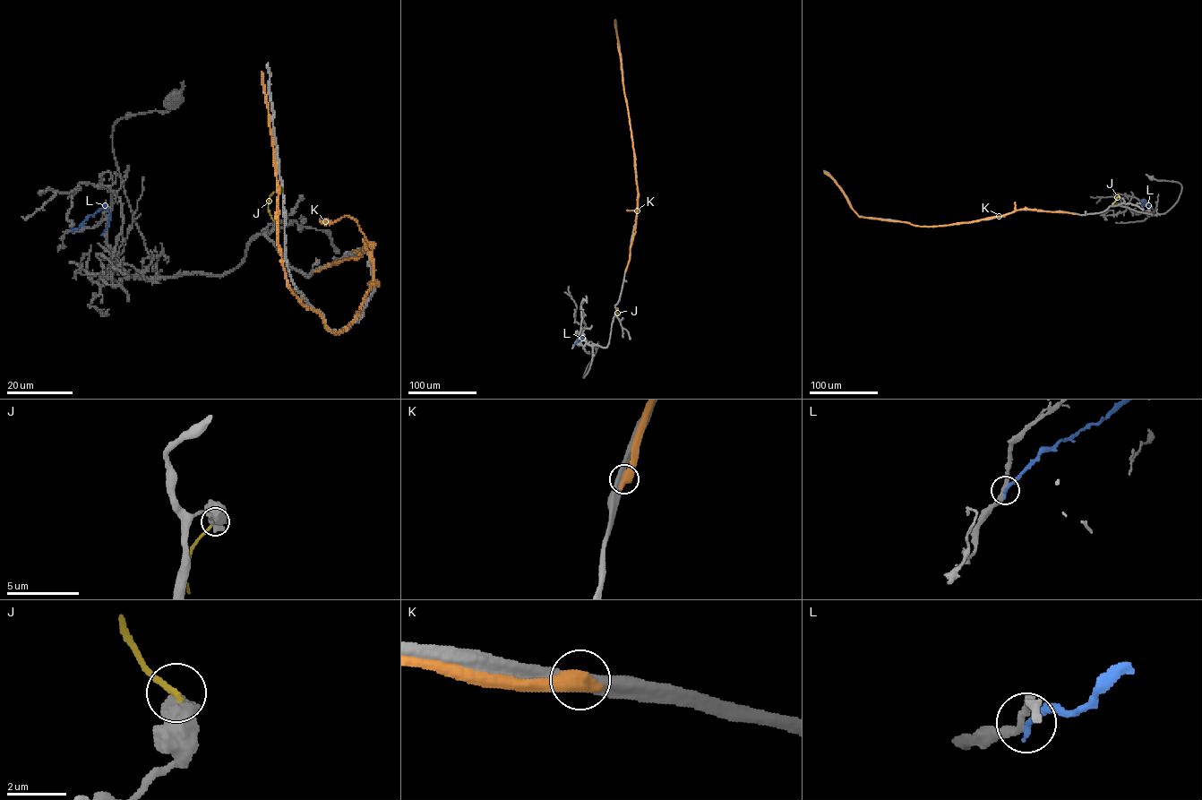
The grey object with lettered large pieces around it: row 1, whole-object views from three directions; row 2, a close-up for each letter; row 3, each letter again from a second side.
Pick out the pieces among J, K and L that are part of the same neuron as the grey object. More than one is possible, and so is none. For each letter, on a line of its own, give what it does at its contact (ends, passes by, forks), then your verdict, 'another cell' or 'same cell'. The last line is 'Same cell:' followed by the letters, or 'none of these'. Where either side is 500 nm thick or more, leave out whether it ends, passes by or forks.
J: another cell
K: another cell
L: it ends there; another cell
Same cell: none of these

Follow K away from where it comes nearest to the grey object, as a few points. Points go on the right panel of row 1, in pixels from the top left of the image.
K: (1075, 213), (1022, 209), (970, 222), (928, 227), (860, 217), (839, 186), (824, 172)

